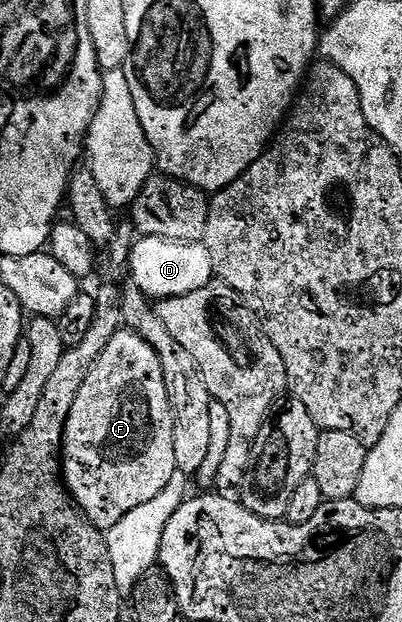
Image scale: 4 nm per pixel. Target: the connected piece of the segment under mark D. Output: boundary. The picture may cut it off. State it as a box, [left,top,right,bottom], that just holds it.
[127,237,215,299]

